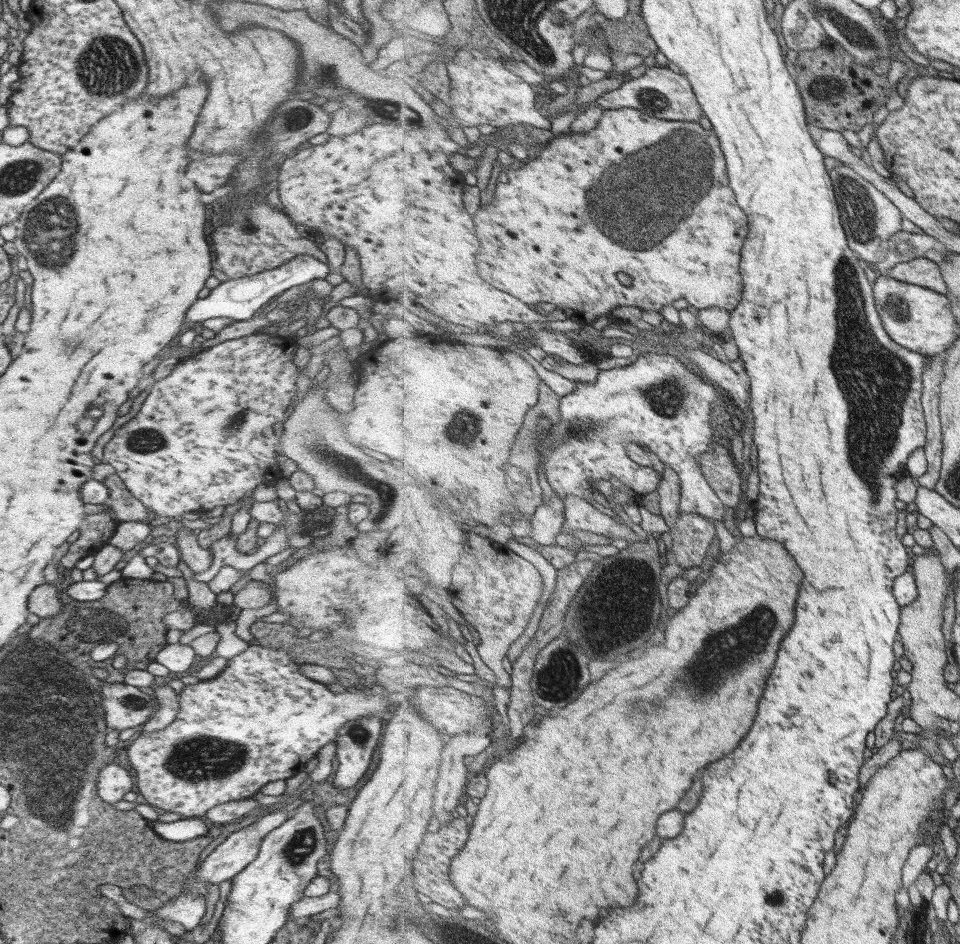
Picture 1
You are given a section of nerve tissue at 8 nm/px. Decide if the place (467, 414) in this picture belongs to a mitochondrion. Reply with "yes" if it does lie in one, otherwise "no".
yes

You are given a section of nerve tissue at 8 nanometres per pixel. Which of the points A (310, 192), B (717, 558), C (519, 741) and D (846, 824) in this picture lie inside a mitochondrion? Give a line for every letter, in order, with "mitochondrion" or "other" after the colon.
A: other
B: other
C: other
D: other

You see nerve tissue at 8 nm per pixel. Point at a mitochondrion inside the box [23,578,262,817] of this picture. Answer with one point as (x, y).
(199, 759)

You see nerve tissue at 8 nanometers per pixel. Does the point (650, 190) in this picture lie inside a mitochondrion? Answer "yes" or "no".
yes

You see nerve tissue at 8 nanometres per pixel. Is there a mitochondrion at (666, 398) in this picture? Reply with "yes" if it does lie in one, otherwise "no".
yes

